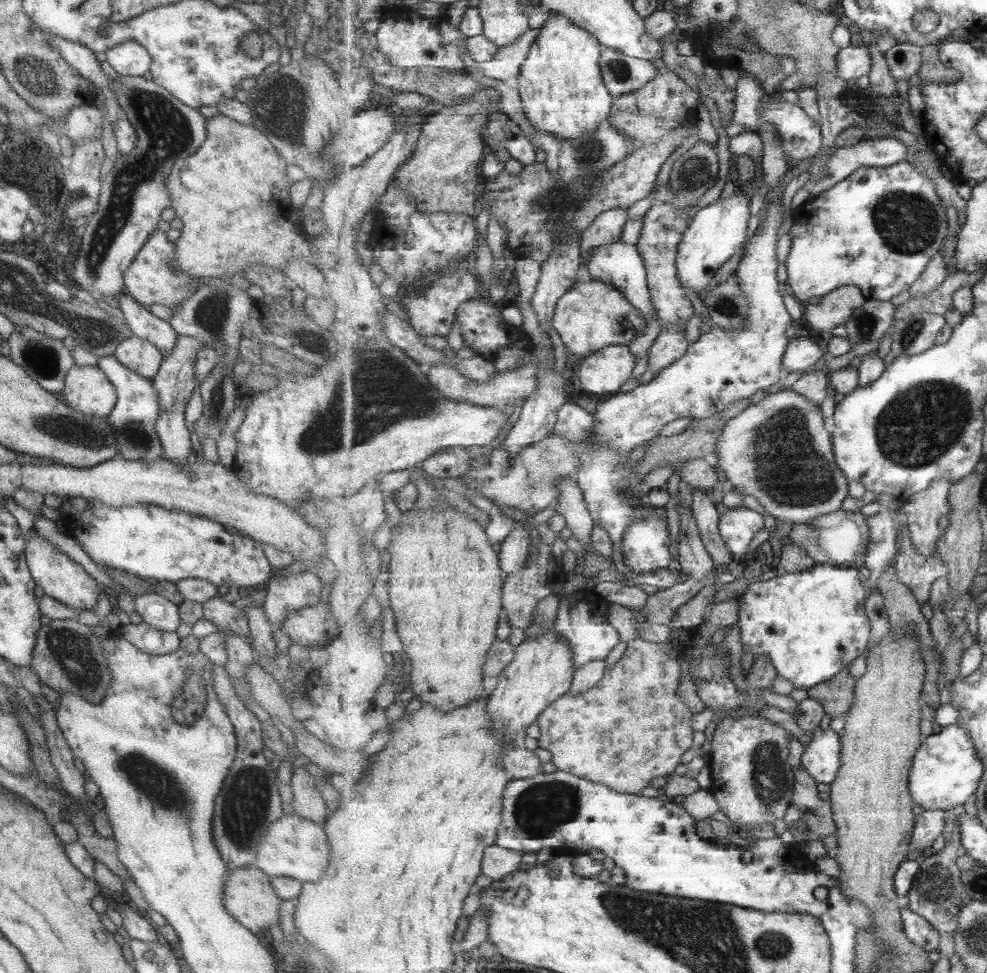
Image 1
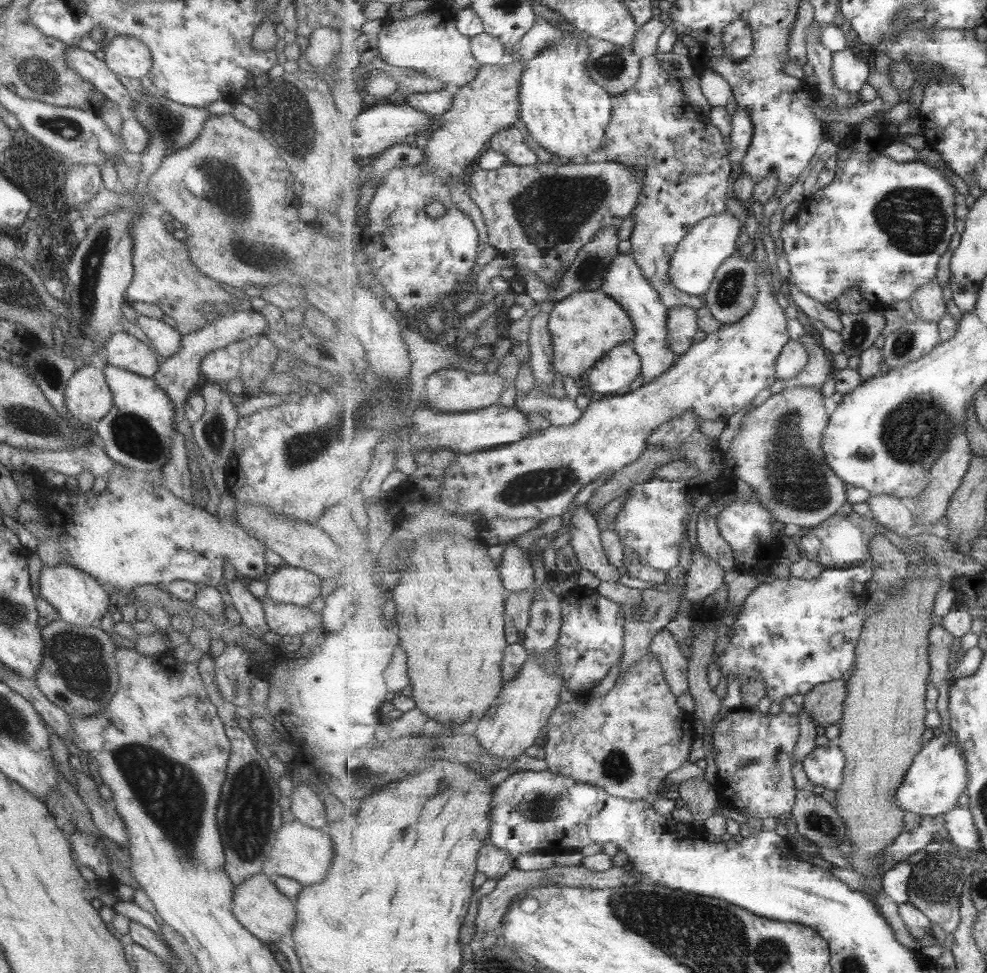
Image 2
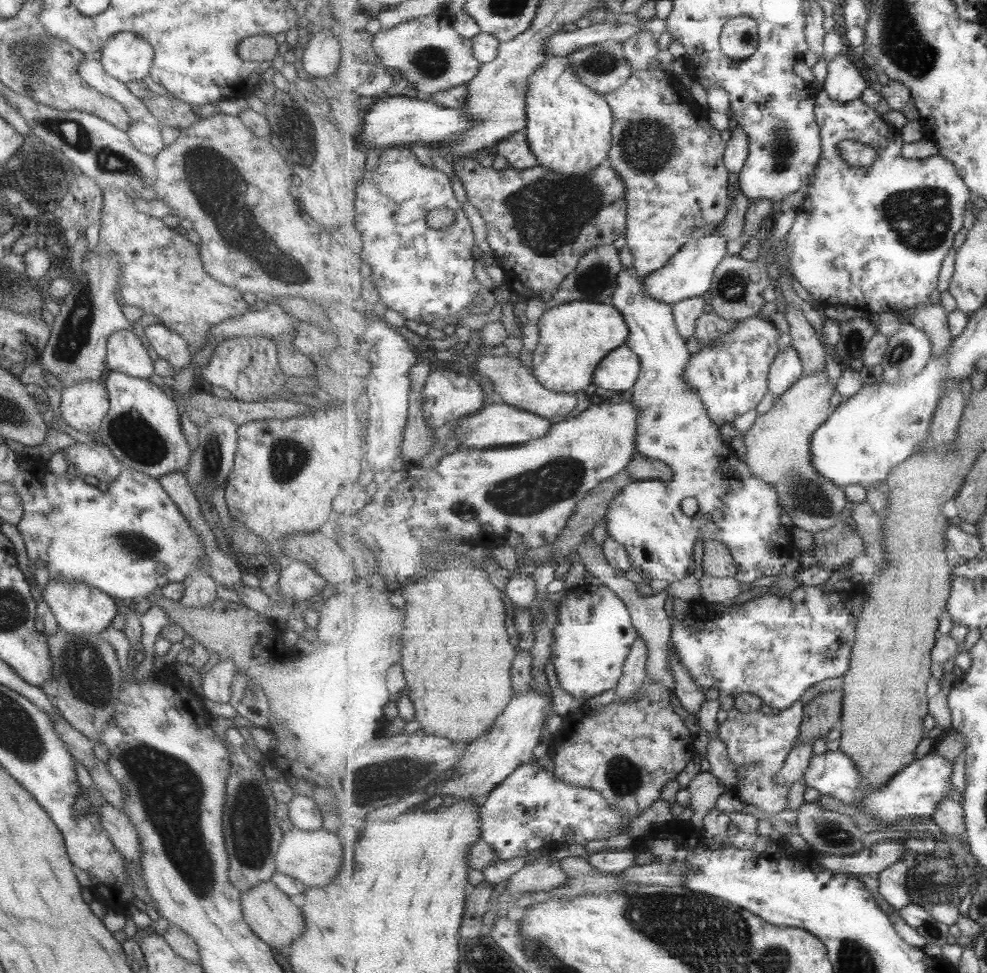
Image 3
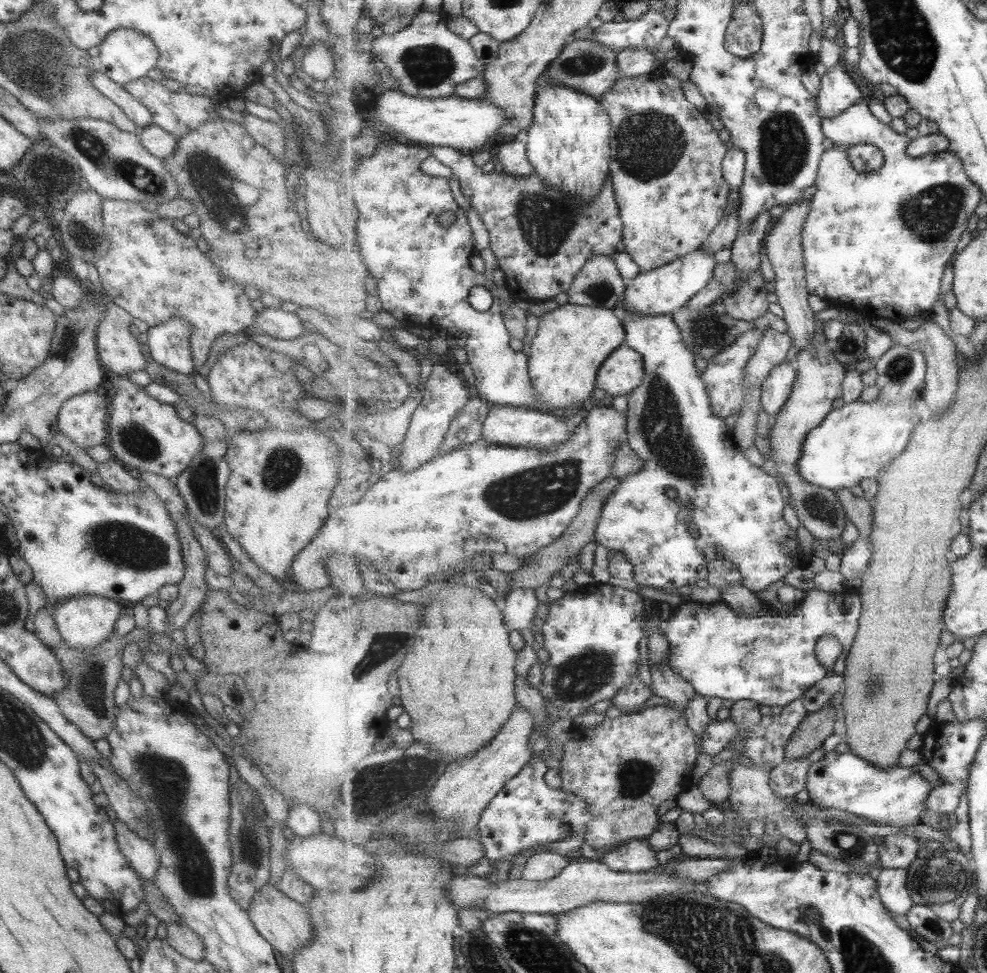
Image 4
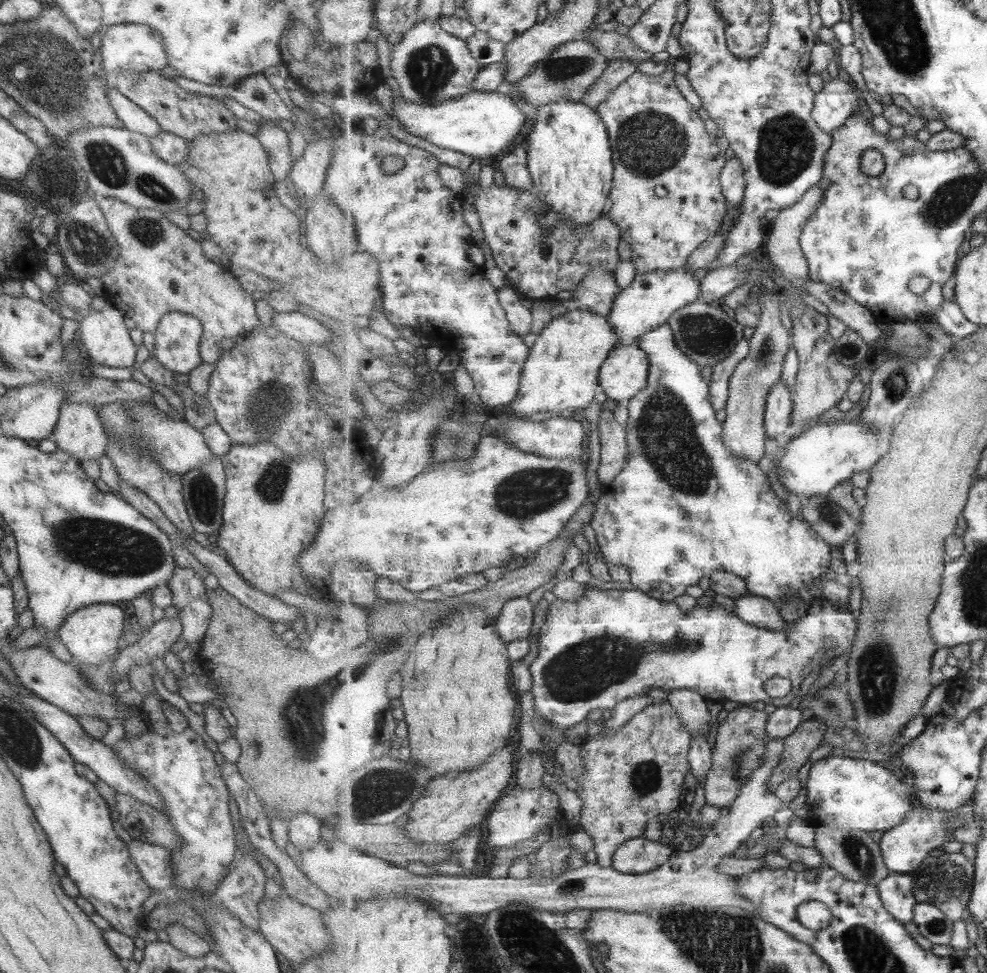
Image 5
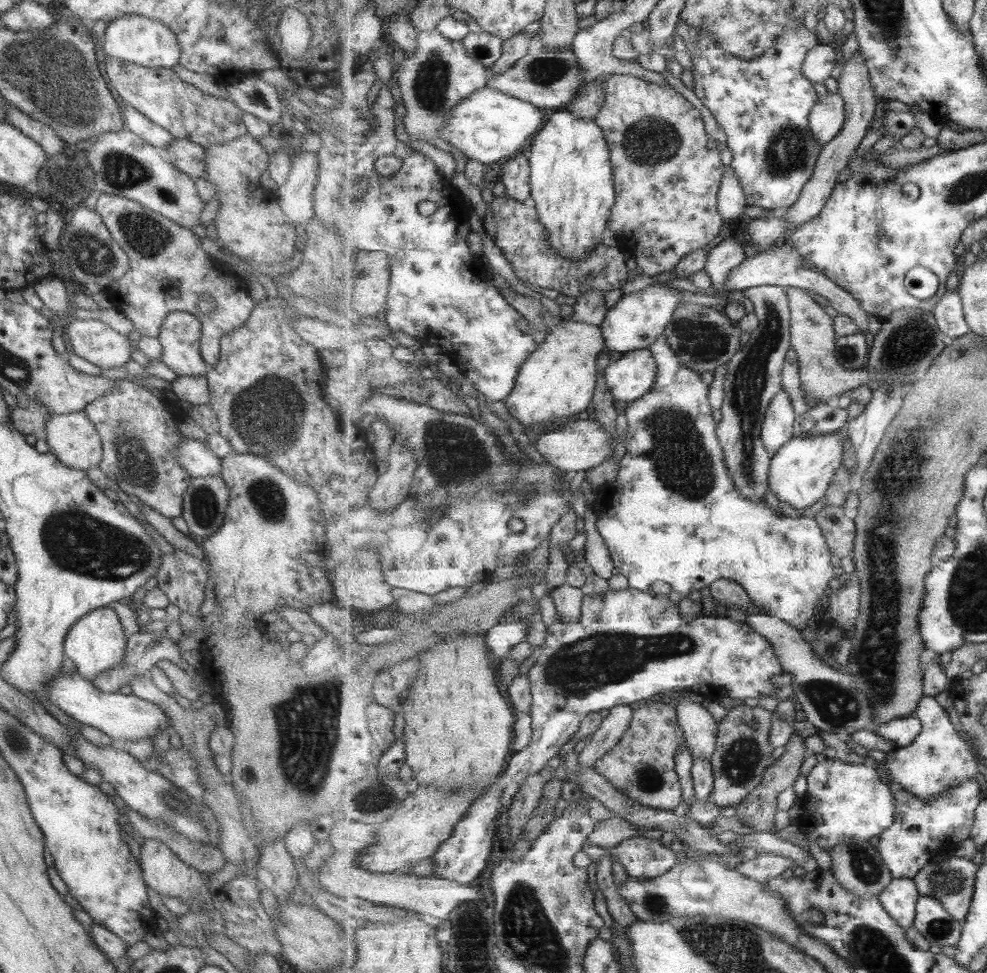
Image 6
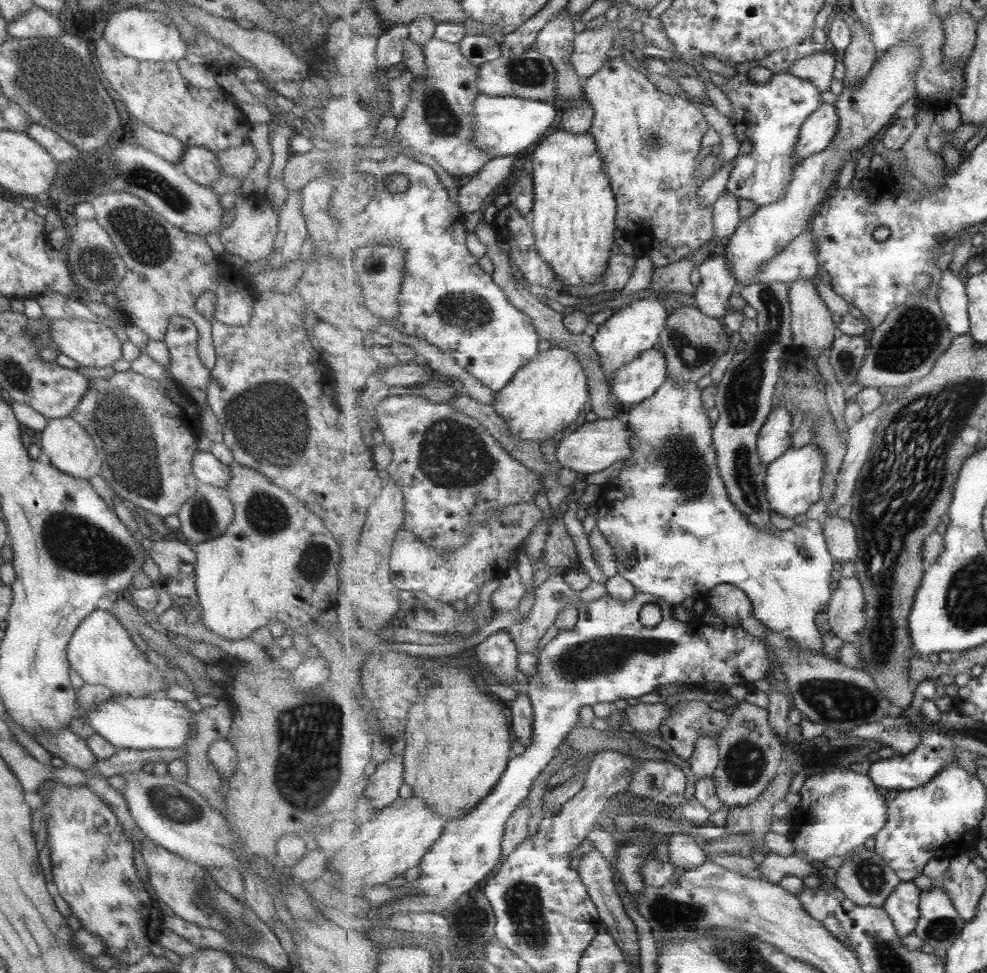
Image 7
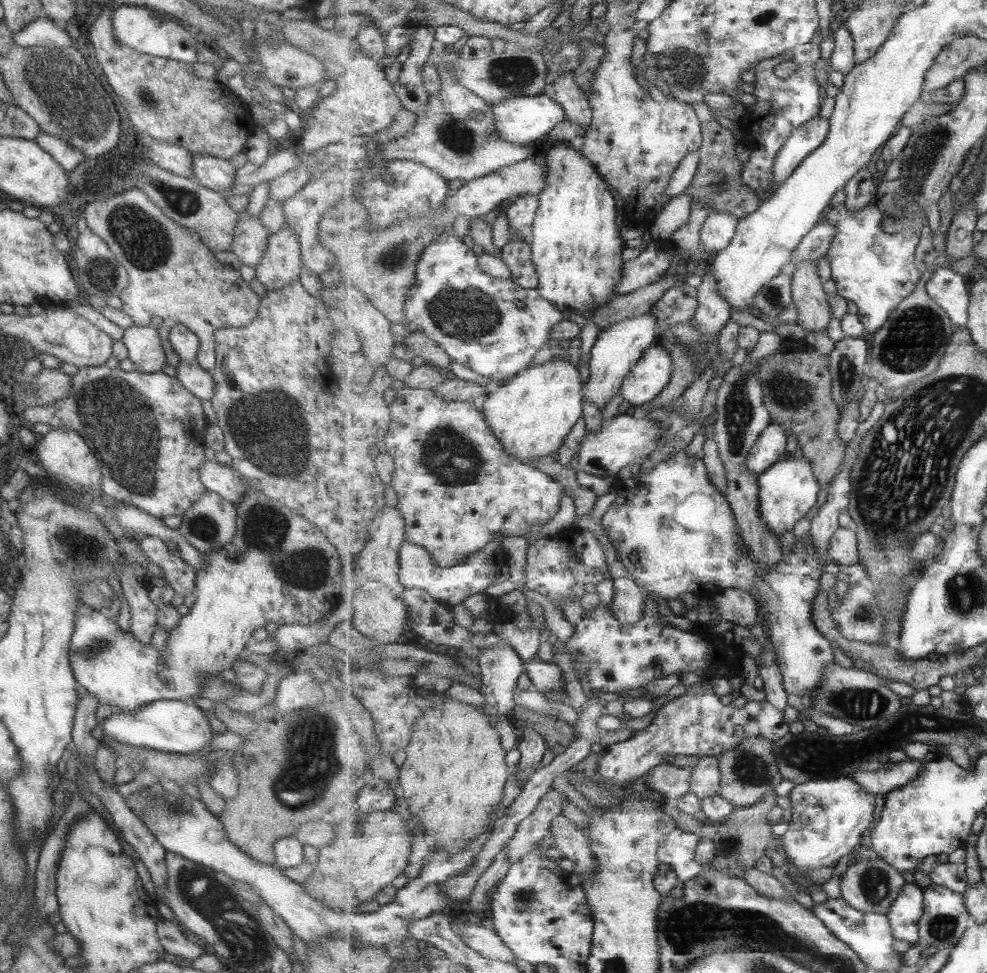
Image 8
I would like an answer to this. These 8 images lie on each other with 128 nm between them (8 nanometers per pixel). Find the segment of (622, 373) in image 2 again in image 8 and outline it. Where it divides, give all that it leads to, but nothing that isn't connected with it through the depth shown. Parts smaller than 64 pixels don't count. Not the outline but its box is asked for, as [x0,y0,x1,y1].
[621,346,674,406]

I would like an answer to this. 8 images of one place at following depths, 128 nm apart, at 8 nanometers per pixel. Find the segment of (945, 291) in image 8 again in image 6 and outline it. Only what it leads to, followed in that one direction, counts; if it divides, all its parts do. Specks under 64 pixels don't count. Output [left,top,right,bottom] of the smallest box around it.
[933,291,971,341]

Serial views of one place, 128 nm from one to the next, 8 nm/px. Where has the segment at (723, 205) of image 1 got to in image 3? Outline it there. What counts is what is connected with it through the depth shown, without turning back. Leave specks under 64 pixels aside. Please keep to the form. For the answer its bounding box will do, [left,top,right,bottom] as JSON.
[642,228,729,306]

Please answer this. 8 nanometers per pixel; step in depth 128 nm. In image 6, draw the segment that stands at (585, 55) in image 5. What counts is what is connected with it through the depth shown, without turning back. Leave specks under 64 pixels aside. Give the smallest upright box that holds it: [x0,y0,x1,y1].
[487,47,583,109]

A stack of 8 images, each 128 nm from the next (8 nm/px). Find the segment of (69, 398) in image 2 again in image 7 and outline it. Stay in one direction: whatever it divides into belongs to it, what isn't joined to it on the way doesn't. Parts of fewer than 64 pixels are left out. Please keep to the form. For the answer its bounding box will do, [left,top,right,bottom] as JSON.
[39,417,101,481]

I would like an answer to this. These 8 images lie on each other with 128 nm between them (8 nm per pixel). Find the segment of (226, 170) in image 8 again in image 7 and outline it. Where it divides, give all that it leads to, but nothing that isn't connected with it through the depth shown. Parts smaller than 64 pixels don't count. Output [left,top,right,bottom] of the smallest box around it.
[180,145,221,188]

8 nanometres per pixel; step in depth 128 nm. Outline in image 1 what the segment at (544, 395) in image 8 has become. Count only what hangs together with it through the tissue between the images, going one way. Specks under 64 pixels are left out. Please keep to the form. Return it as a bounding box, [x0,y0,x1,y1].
[553,281,647,362]

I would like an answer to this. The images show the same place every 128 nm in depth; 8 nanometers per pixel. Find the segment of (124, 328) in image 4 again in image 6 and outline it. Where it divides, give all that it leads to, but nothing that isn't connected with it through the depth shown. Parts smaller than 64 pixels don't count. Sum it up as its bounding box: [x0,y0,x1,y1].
[62,318,132,370]

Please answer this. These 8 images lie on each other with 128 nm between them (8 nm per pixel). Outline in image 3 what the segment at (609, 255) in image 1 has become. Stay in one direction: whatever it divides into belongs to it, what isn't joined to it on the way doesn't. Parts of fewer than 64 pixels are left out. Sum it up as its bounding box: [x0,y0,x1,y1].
[607,268,797,585]

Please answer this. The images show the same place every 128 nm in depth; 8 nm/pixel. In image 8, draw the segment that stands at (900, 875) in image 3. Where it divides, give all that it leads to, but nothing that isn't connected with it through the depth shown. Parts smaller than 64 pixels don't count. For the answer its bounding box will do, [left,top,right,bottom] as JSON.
[887,882,924,946]

